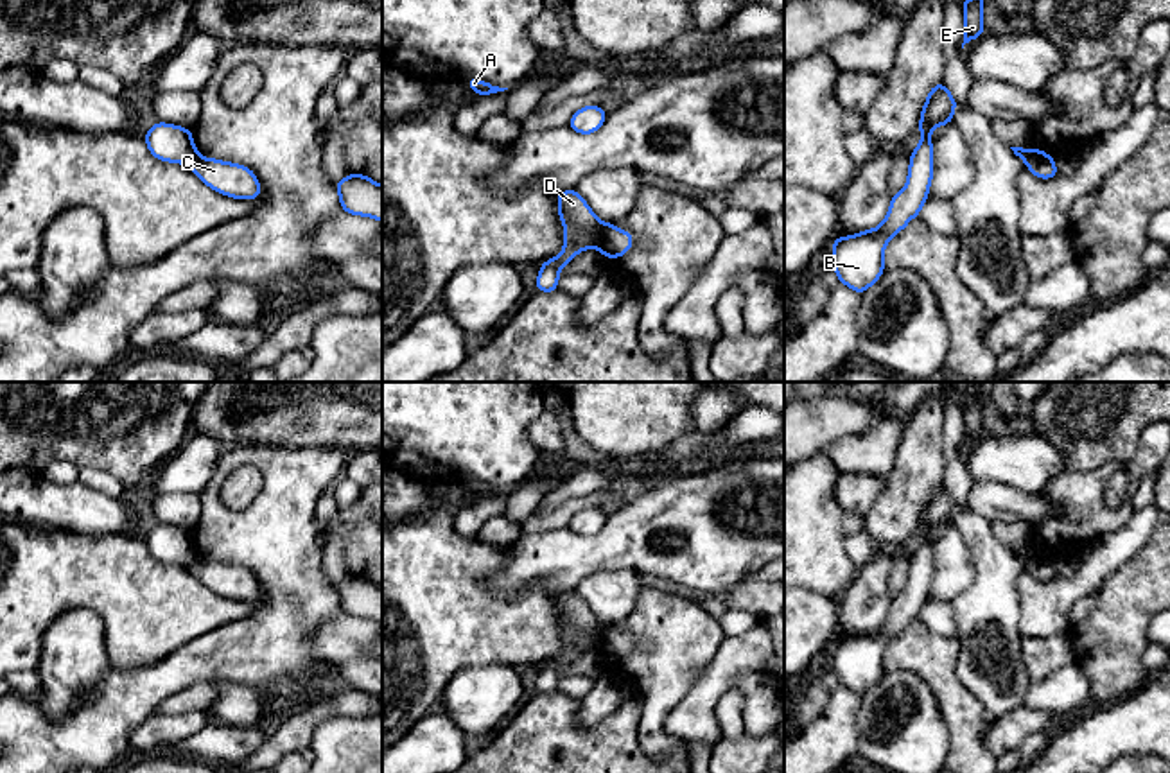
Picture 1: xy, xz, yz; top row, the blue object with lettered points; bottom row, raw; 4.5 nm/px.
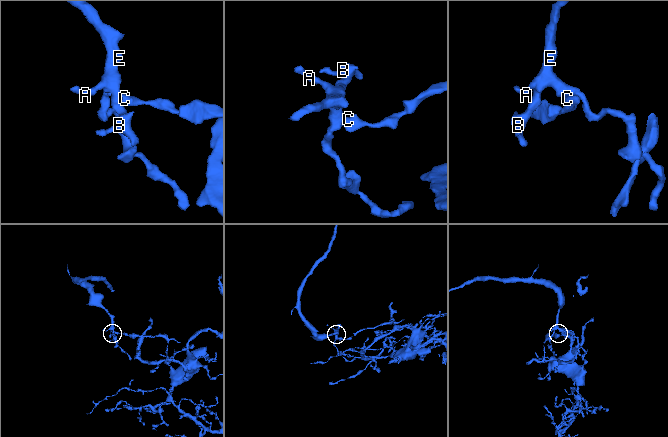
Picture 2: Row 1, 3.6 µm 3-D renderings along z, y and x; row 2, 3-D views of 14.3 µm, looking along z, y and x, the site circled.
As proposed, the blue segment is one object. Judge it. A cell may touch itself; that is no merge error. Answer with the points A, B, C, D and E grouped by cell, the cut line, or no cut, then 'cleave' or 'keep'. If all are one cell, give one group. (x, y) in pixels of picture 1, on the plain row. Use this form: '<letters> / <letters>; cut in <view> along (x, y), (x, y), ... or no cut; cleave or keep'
A B D E / C; cut in xz along (602, 625), (593, 637), (593, 648); cleave

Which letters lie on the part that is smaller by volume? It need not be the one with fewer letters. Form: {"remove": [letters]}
{"remove": ["A", "B", "D", "E"]}

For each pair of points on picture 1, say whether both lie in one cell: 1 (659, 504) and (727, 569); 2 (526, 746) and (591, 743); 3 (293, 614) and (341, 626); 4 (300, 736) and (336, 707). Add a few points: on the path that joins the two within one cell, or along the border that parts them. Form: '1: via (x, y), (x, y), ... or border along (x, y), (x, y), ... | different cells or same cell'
1: via (675, 519), (711, 553) | same cell
2: via (542, 746), (575, 746) | same cell
3: border along (341, 612), (316, 630), (313, 651), (322, 660) | different cells
4: via (305, 727), (327, 707) | same cell

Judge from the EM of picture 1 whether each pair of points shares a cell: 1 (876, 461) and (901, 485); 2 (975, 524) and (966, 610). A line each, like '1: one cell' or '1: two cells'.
1: two cells
2: one cell

